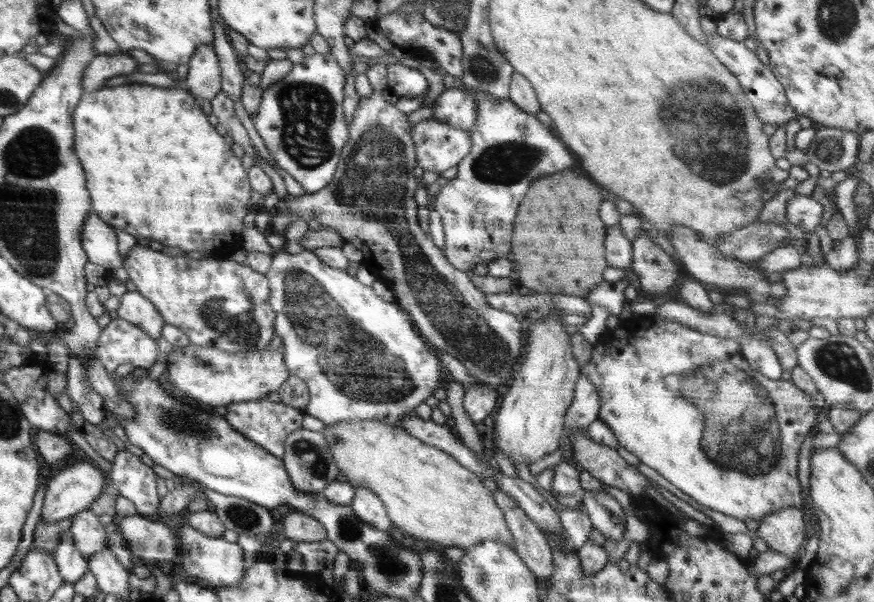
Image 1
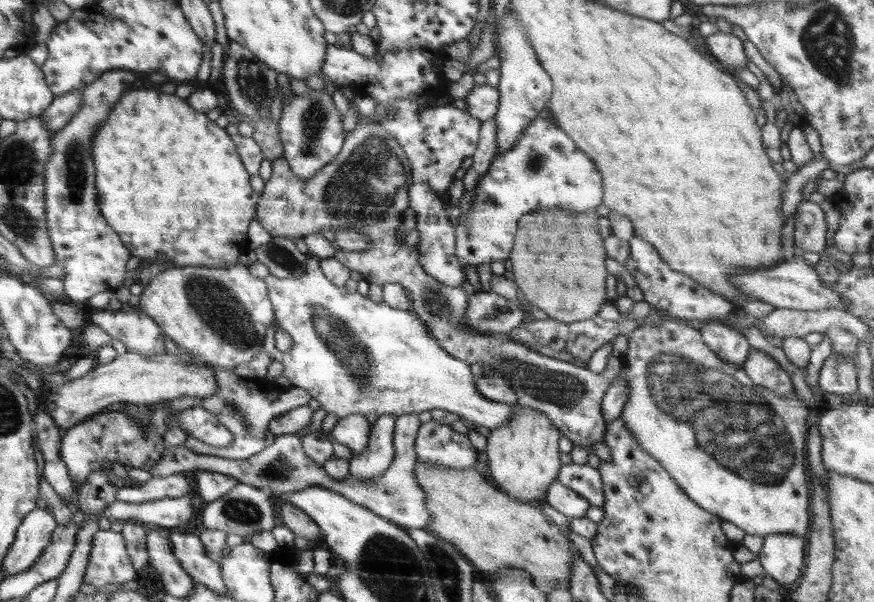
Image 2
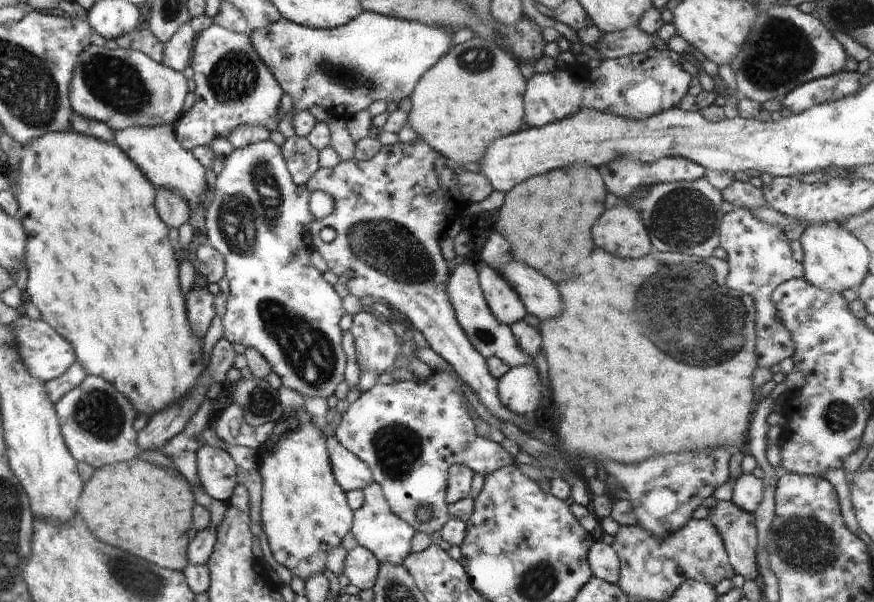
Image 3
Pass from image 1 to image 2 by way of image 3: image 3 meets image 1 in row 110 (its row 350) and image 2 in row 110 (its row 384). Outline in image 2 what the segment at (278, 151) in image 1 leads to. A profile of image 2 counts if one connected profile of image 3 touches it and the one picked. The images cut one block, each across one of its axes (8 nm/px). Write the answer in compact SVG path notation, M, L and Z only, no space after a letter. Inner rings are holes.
M311 88L306 97L295 95L285 104L279 126L283 157L292 172L301 179L312 178L319 170L330 164L341 151L346 136L343 118L325 88Z

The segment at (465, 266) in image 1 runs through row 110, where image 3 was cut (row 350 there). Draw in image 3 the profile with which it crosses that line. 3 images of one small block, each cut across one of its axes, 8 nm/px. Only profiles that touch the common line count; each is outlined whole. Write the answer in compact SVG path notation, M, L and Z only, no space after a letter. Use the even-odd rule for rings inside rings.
M461 260L456 261L451 266L447 291L460 326L464 329L472 346L485 359L499 358L510 369L520 365L534 364L533 358L520 348L511 328L506 323L500 322L489 309L479 283L479 271L476 266L462 263Z

